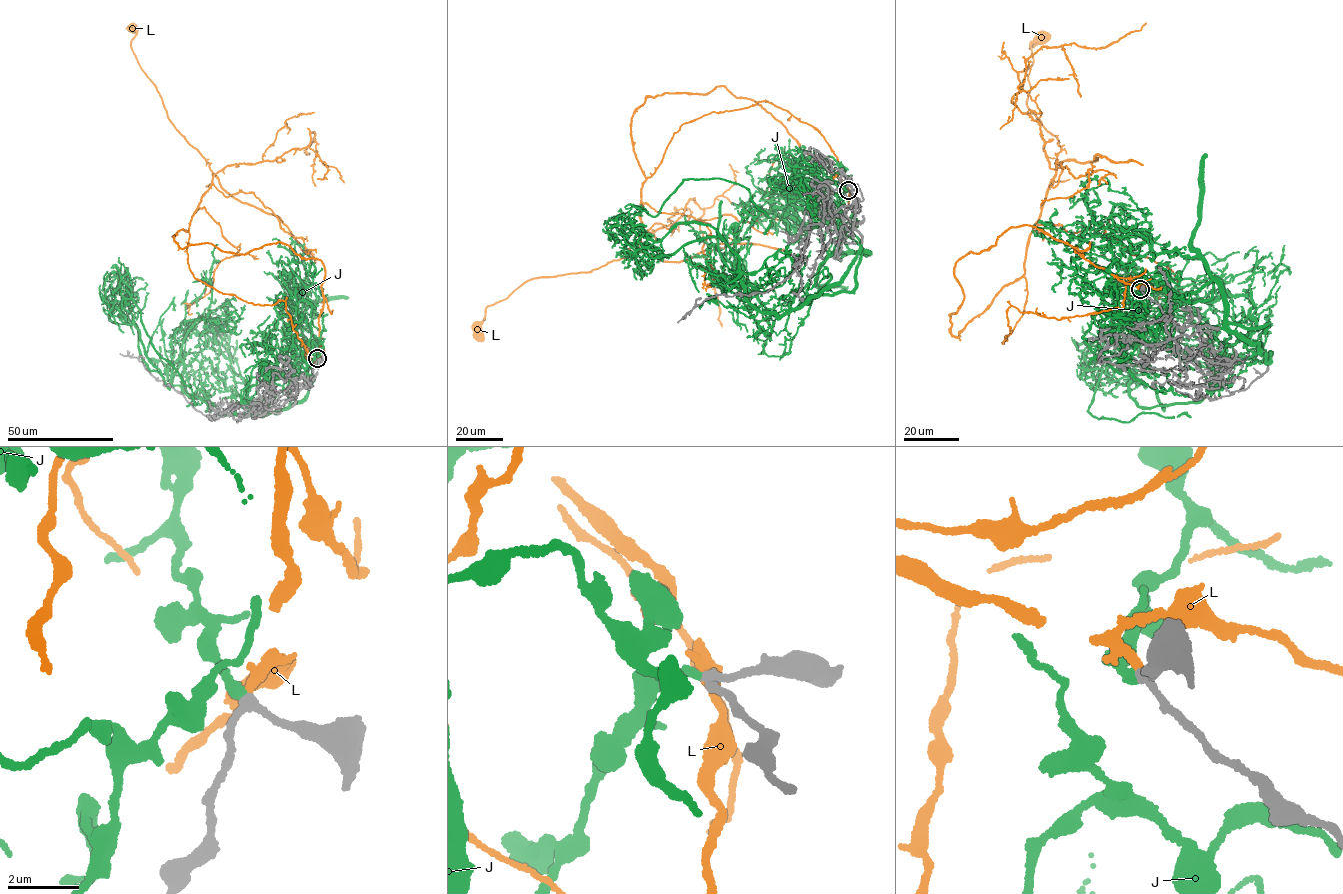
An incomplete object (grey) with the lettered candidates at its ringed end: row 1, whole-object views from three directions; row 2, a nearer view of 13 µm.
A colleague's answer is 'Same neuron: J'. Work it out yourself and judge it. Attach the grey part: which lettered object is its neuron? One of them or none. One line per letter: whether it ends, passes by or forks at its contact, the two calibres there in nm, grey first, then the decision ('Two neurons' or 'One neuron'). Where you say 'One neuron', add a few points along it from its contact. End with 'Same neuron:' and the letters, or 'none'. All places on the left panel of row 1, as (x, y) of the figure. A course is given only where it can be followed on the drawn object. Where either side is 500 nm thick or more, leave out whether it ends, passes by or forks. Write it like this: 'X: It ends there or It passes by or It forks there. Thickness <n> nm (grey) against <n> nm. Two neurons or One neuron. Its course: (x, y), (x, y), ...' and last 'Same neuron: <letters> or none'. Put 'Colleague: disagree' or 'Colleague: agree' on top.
Colleague: agree
J: It ends there. Thickness 200 nm (grey) against 260 nm. One neuron. Its course: (317, 358), (301, 400), (229, 416), (188, 394), (180, 359), (169, 388), (106, 273), (186, 406)
L: It ends there. Thickness 220 nm (grey) against 280 nm. Two neurons
Same neuron: J

